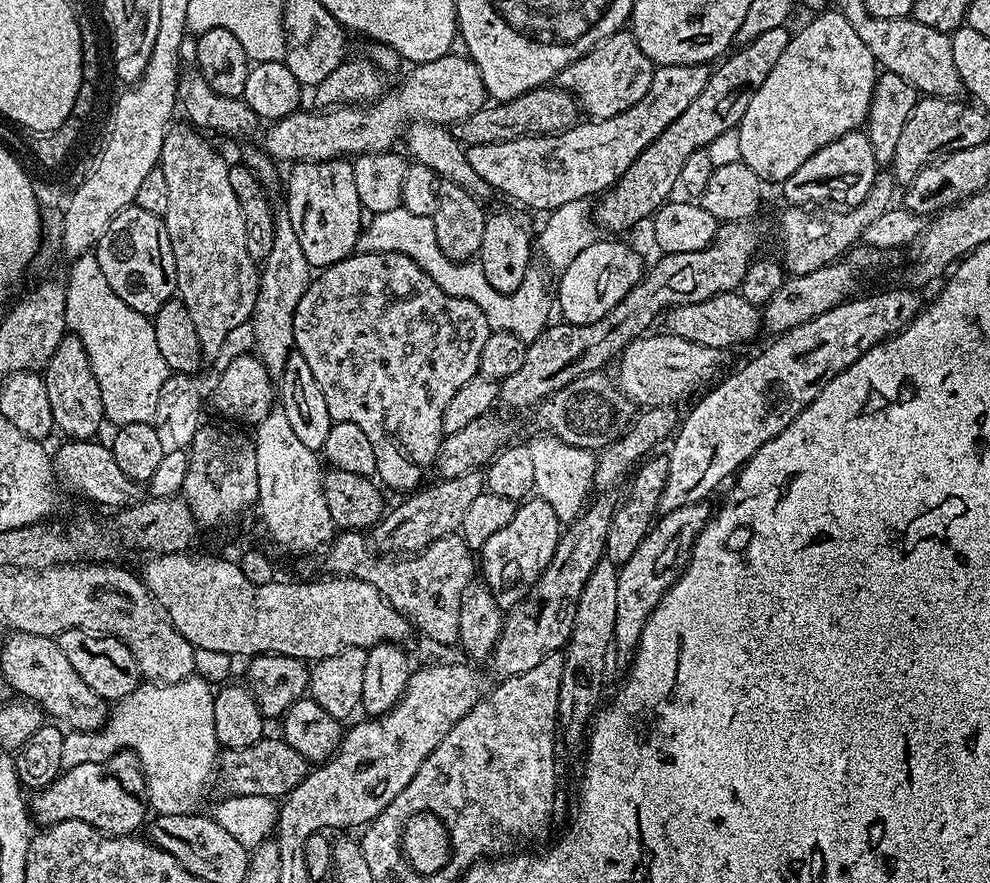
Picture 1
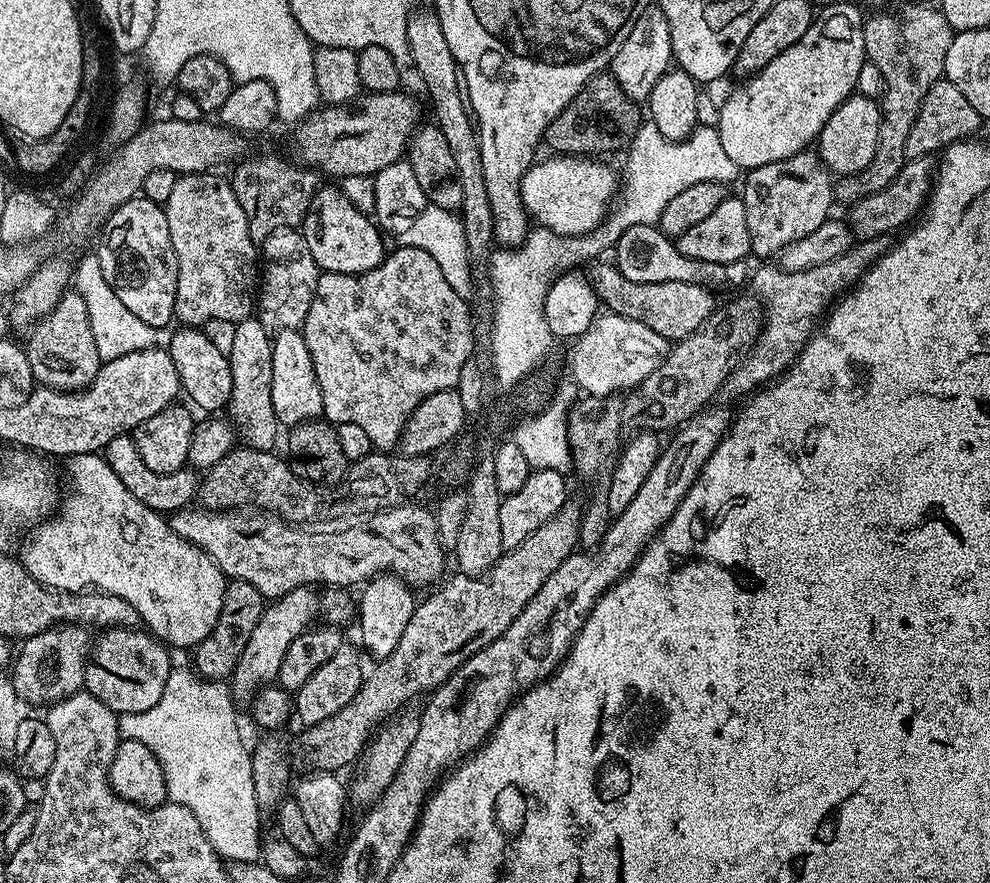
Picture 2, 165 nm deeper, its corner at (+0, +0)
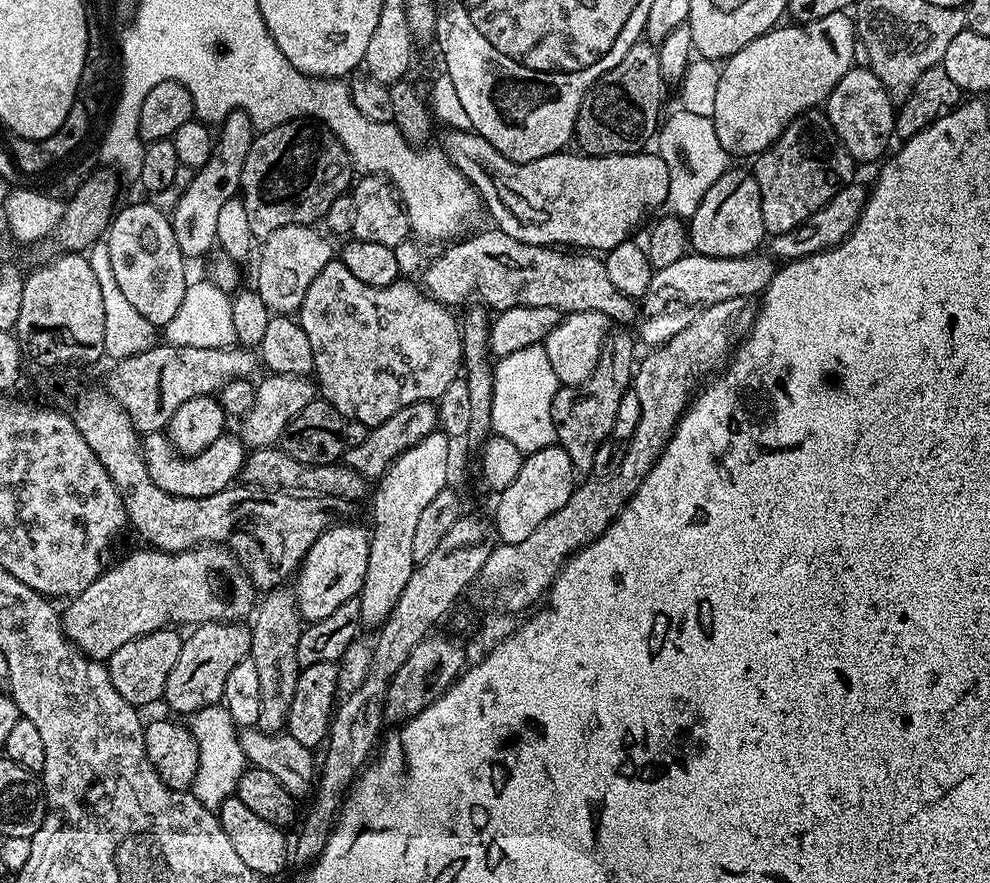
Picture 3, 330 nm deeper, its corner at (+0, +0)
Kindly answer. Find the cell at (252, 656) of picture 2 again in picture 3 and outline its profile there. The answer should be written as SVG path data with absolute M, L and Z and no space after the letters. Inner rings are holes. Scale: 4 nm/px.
M333 523L310 546L294 580L296 601L305 621L330 618L342 602L357 599L366 578L366 566L370 558L370 532L360 524Z

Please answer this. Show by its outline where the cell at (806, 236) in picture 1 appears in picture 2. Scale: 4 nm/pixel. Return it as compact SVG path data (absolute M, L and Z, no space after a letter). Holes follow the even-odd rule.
M904 4L893 12L876 12L864 21L864 54L866 60L878 66L885 82L883 95L879 97L880 125L878 126L878 150L870 158L870 166L849 176L839 177L834 184L837 201L855 202L874 194L898 175L902 170L906 154L906 138L914 127L914 118L922 110L930 86L944 76L946 54L954 33L939 7L928 4Z

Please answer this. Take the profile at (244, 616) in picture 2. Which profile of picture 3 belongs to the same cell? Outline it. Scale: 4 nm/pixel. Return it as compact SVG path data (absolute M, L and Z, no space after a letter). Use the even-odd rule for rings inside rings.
M247 623L234 624L197 624L191 629L189 636L183 637L184 645L178 654L178 662L174 662L174 670L170 670L170 678L166 678L166 690L163 703L168 703L176 712L195 714L203 708L220 704L226 690L226 678L230 670L238 666L238 662L249 659L252 651L252 630Z

